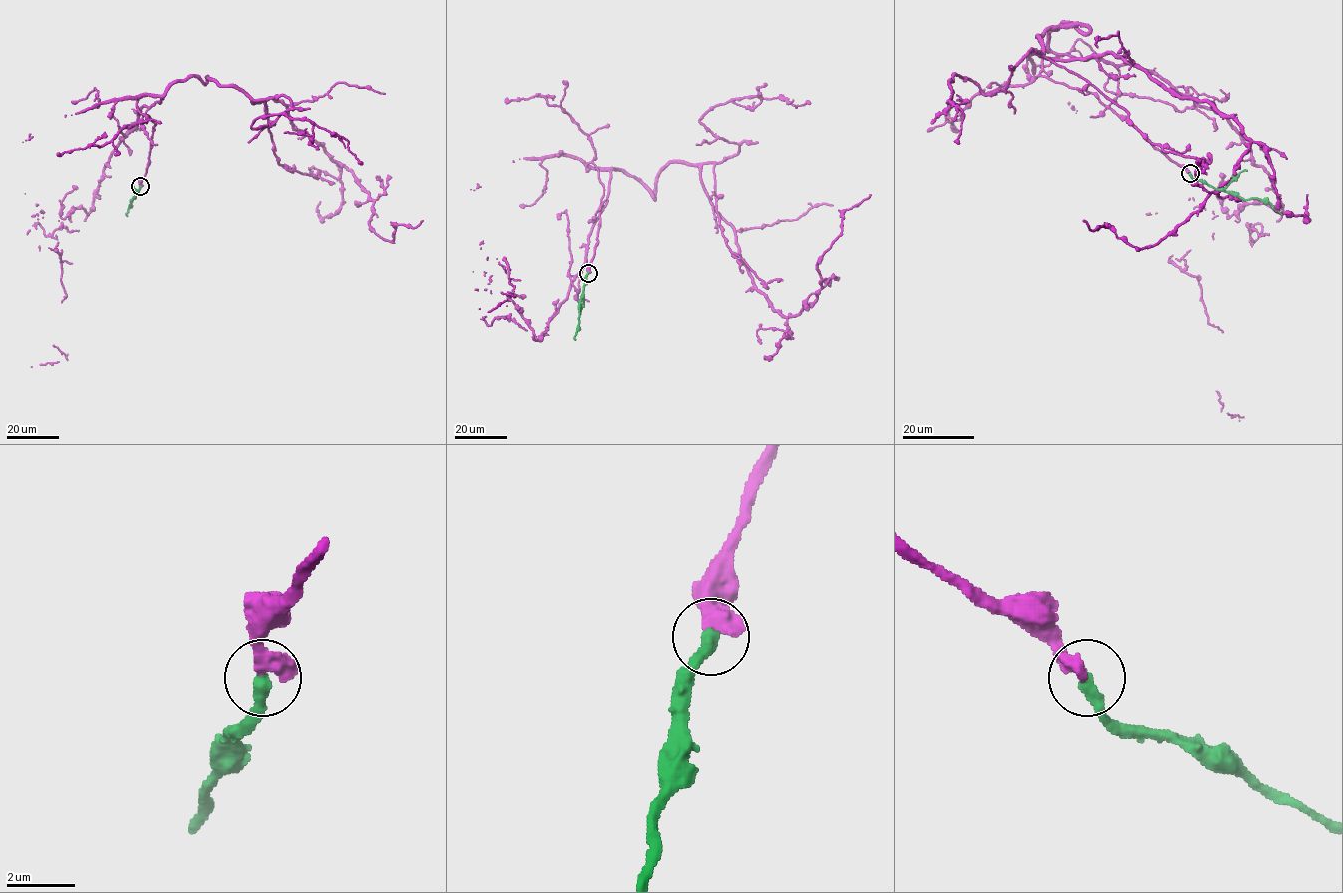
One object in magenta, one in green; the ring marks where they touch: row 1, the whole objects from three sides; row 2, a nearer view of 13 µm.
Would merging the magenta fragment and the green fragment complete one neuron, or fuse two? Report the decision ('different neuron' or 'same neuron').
same neuron

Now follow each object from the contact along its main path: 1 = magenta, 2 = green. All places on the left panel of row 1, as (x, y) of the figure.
1: (140, 186), (156, 124), (137, 100), (208, 77), (286, 106), (373, 200), (369, 227), (383, 239), (423, 220)
2: (140, 186), (127, 216)

